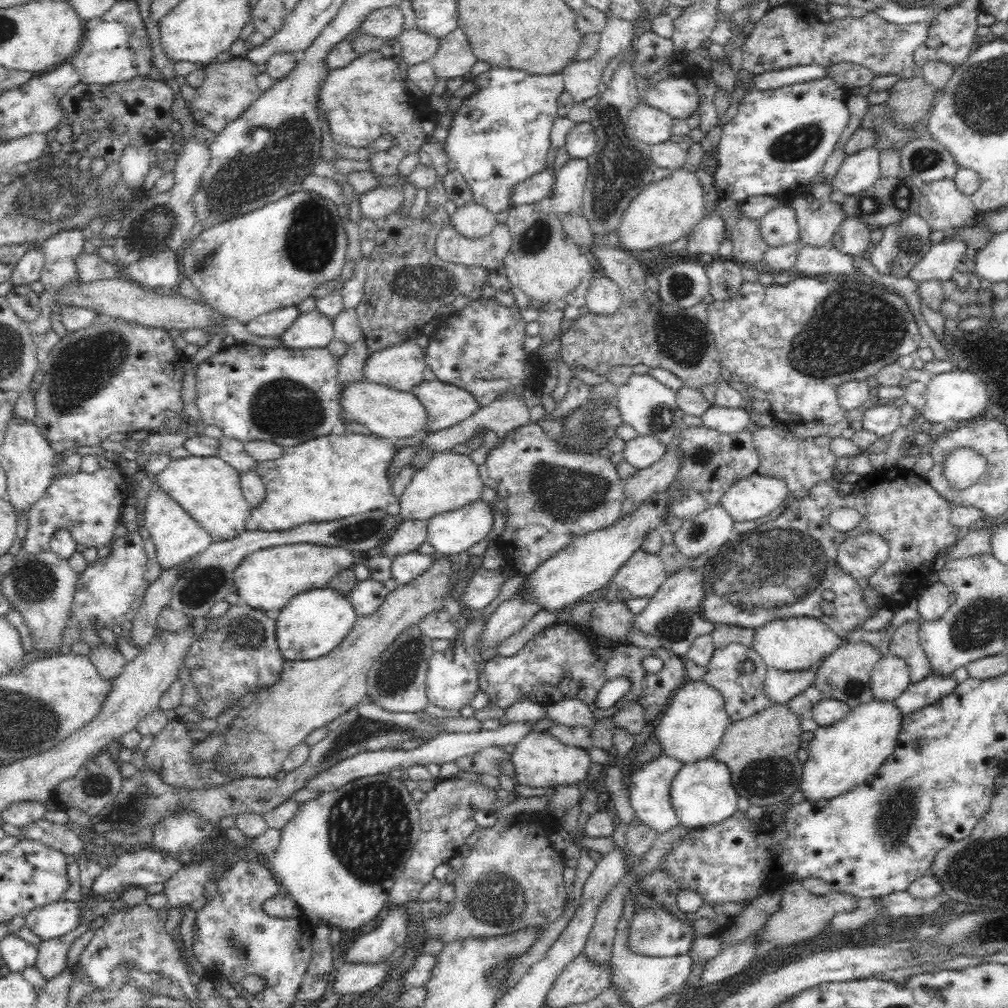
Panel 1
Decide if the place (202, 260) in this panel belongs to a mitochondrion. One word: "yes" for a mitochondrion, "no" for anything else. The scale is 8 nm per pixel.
yes

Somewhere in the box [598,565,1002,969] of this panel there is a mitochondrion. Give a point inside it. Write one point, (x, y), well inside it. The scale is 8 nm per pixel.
(898, 811)

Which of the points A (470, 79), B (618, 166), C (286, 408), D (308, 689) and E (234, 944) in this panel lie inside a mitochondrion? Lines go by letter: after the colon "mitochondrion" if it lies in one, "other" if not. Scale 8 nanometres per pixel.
A: other
B: mitochondrion
C: mitochondrion
D: other
E: mitochondrion

